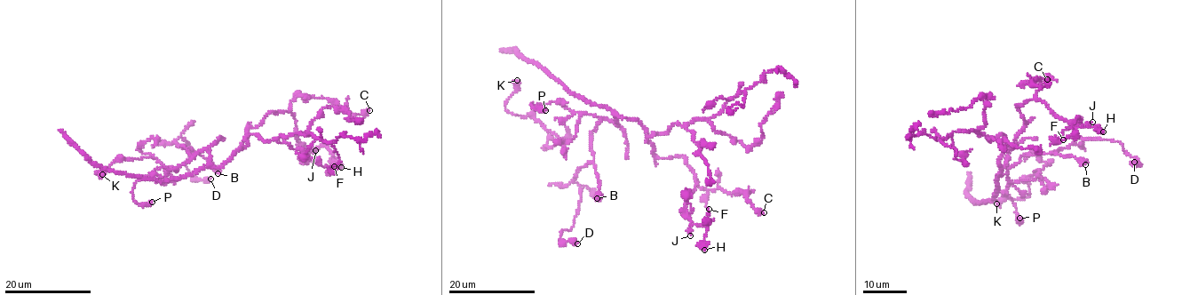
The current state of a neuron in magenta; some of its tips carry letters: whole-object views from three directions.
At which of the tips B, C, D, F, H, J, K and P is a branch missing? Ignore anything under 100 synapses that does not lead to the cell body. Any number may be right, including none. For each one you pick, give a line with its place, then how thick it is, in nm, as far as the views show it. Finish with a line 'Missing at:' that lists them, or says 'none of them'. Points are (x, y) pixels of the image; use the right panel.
Missing at: none of them

